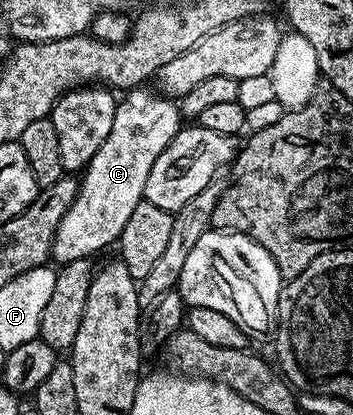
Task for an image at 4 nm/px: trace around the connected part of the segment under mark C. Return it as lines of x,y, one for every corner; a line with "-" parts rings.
134,88
118,101
111,132
107,132
107,140
99,144
99,152
95,152
95,156
80,175
77,199
73,201
71,208
67,208
63,220
59,220
59,228
53,237
51,258
54,263
64,264
92,259
92,254
107,249
112,242
114,245
120,239
123,228
127,228
131,212
135,212
135,204
144,199
147,176
155,160
159,160
167,144
171,144
177,131
182,129
183,119
178,103
168,96
162,96
157,92
152,94
145,89
149,88

